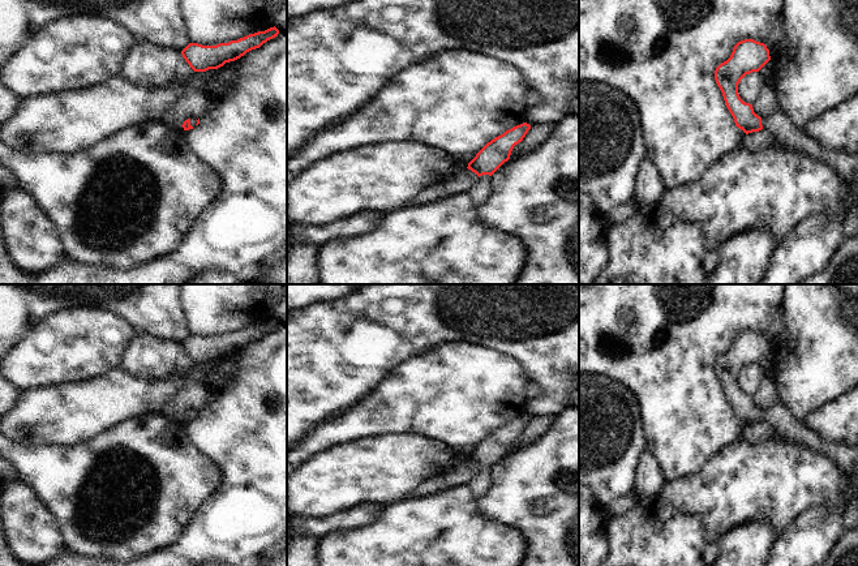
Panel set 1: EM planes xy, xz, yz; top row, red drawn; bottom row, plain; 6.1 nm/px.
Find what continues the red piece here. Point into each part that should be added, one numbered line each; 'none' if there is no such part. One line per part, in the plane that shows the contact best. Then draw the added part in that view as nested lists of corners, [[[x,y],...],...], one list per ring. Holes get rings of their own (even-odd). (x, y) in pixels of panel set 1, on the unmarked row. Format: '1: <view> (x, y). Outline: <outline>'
1: xz (479, 484). Outline: [[[482,467],[479,472],[468,481],[467,486],[472,493],[473,498],[482,497],[492,484],[492,468]]]

